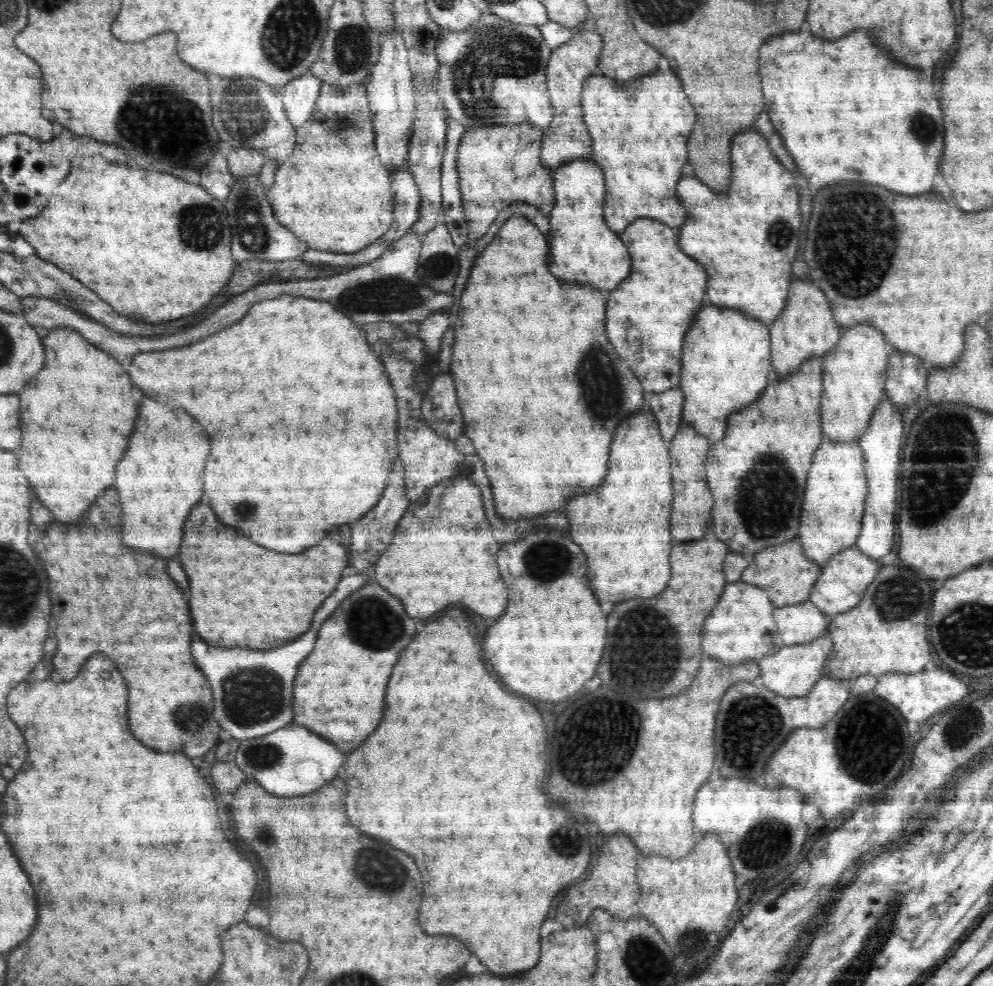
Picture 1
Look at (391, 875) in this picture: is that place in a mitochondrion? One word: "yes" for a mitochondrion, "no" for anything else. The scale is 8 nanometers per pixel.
yes

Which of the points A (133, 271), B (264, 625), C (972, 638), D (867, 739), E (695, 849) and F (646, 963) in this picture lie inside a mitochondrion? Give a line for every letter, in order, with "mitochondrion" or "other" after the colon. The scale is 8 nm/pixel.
A: other
B: other
C: mitochondrion
D: mitochondrion
E: other
F: mitochondrion

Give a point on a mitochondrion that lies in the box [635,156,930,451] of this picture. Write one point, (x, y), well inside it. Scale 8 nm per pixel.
(854, 258)

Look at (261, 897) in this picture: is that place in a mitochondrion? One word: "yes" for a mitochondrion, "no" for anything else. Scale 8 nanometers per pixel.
no

